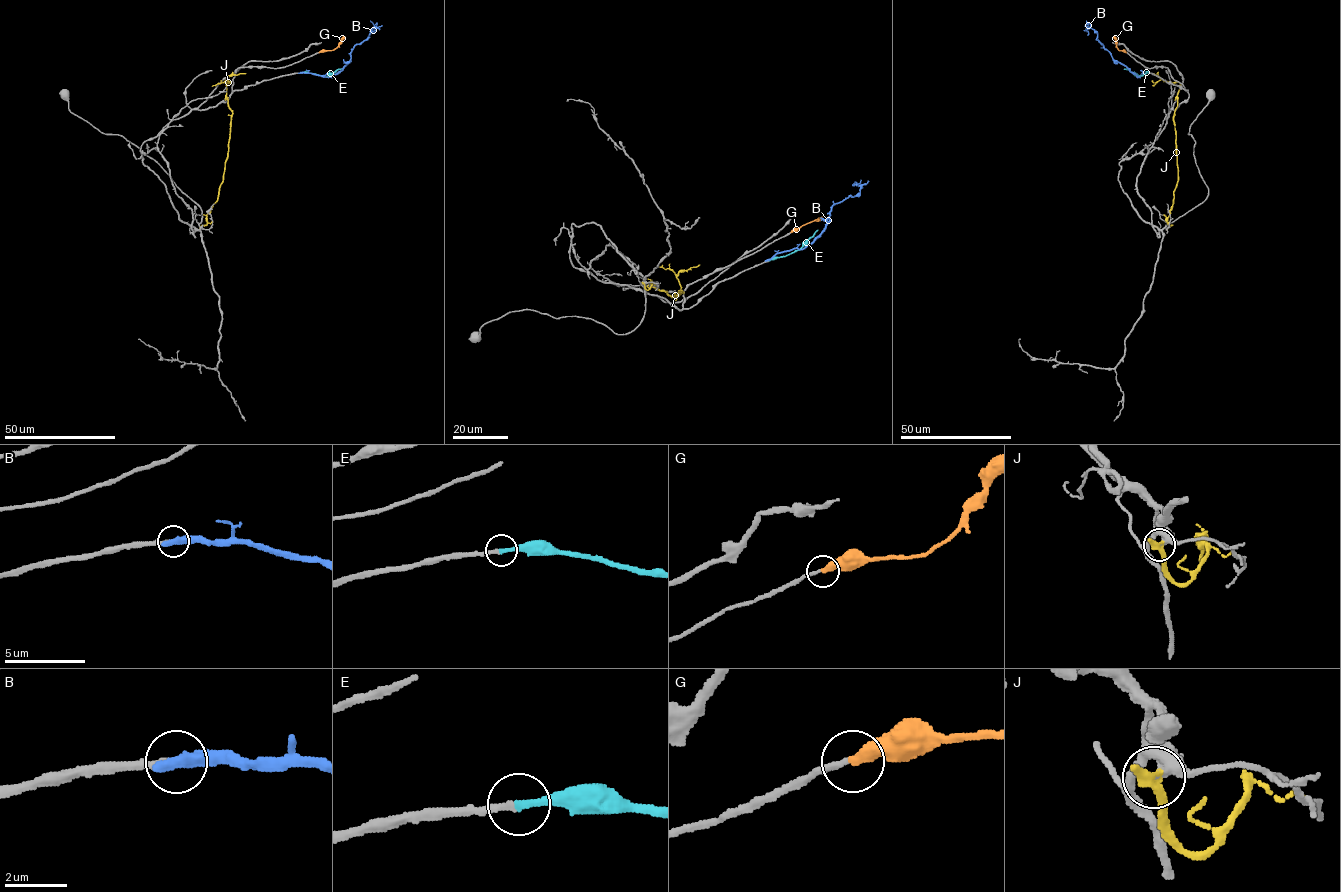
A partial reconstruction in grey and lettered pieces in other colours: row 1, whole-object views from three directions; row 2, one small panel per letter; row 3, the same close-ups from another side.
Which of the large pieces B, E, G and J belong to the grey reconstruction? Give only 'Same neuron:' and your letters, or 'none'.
Same neuron: E, G

